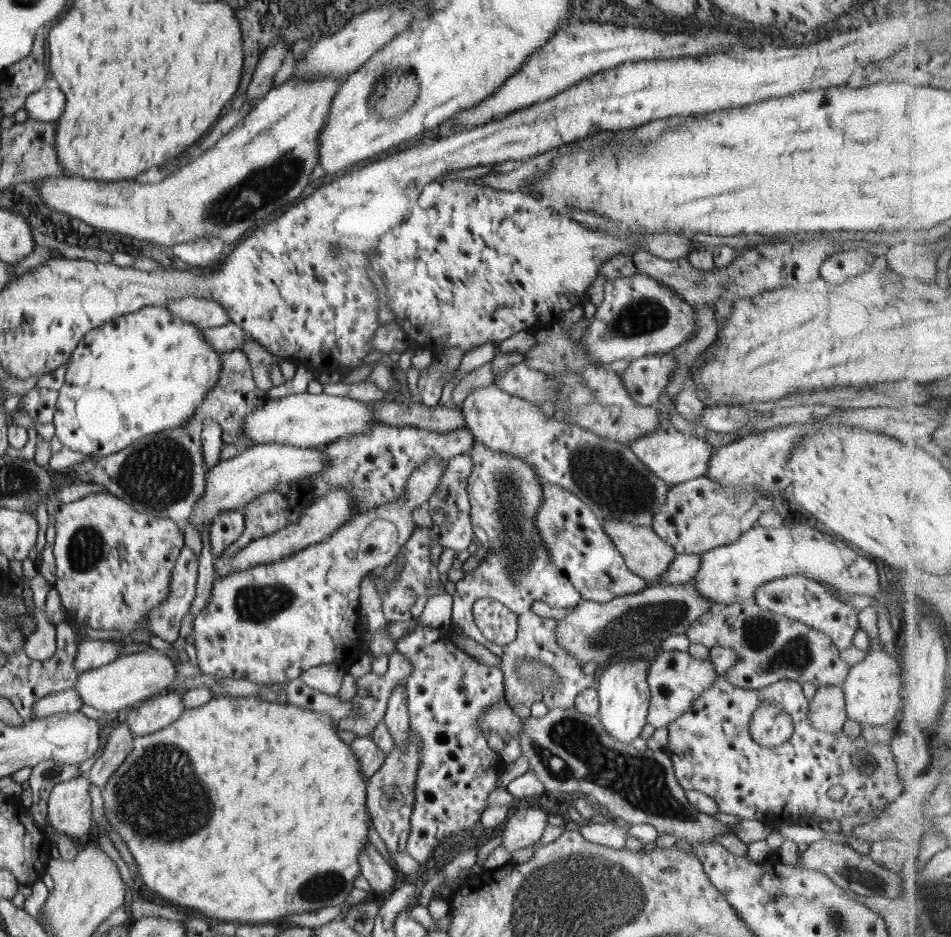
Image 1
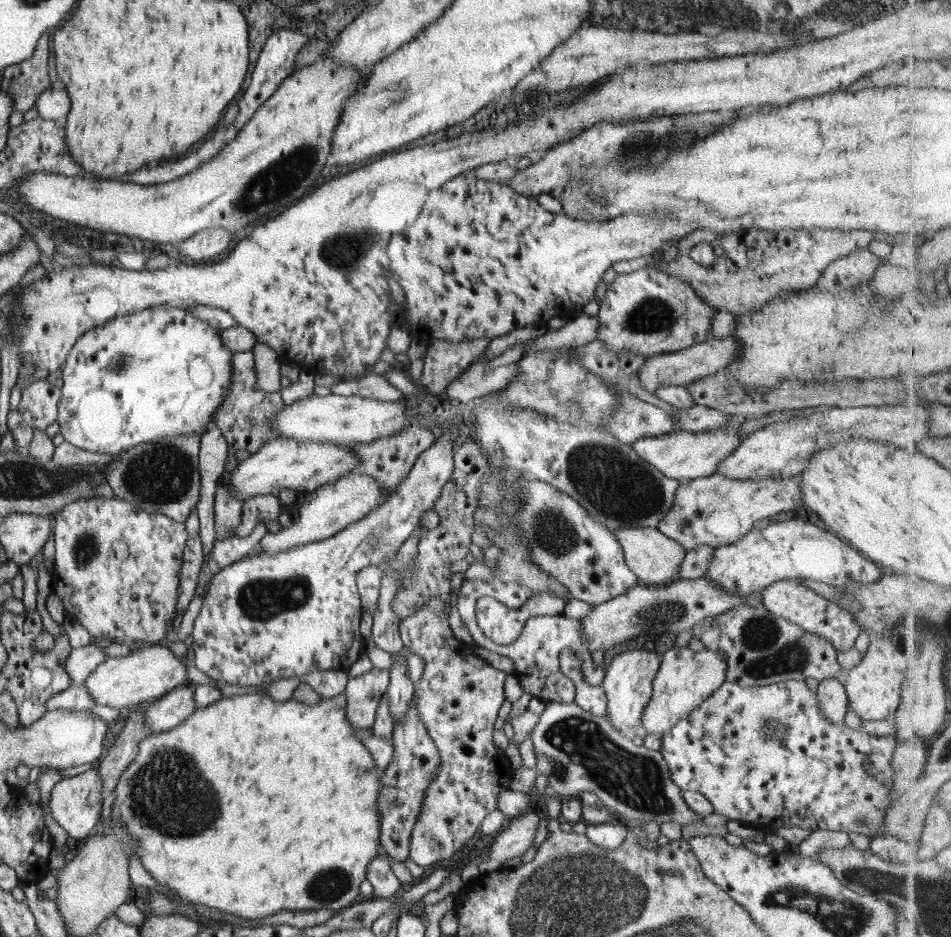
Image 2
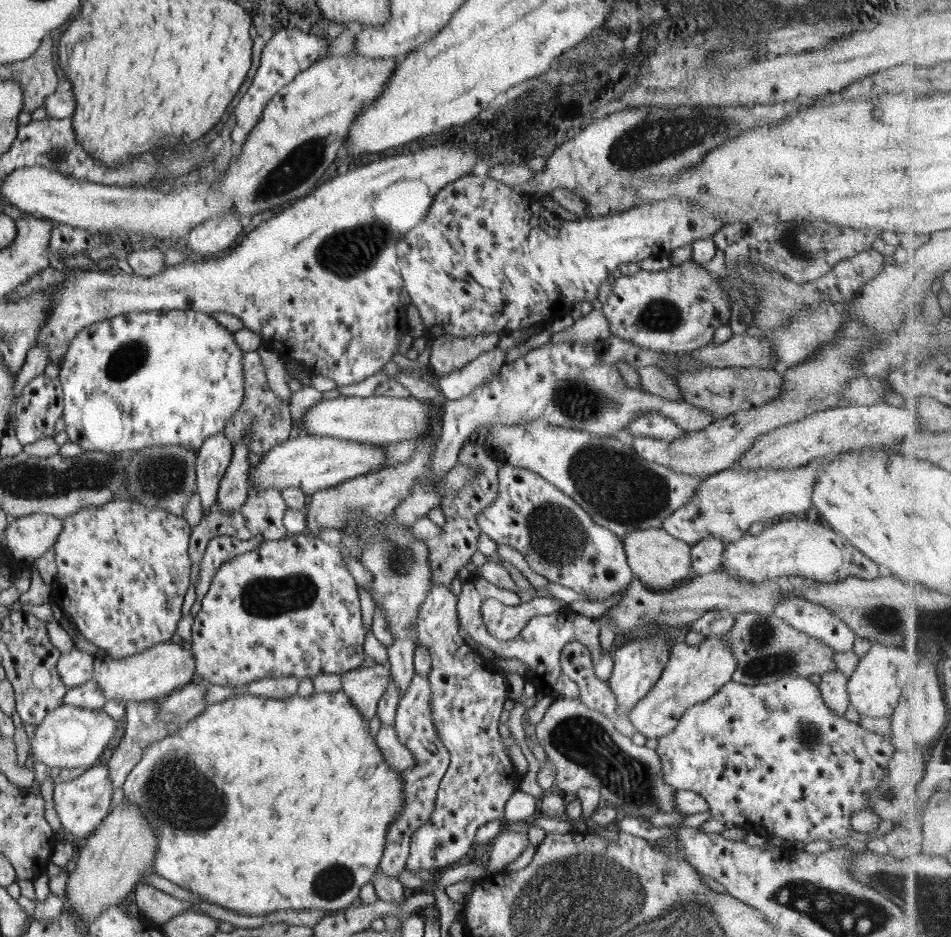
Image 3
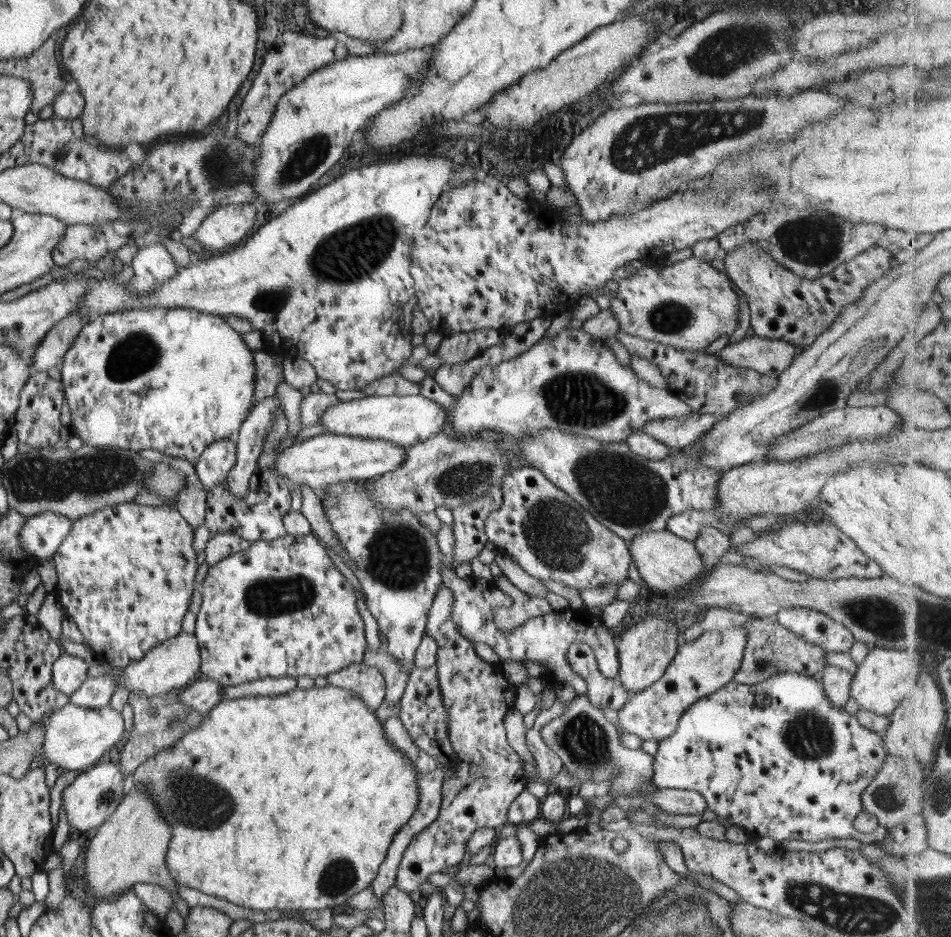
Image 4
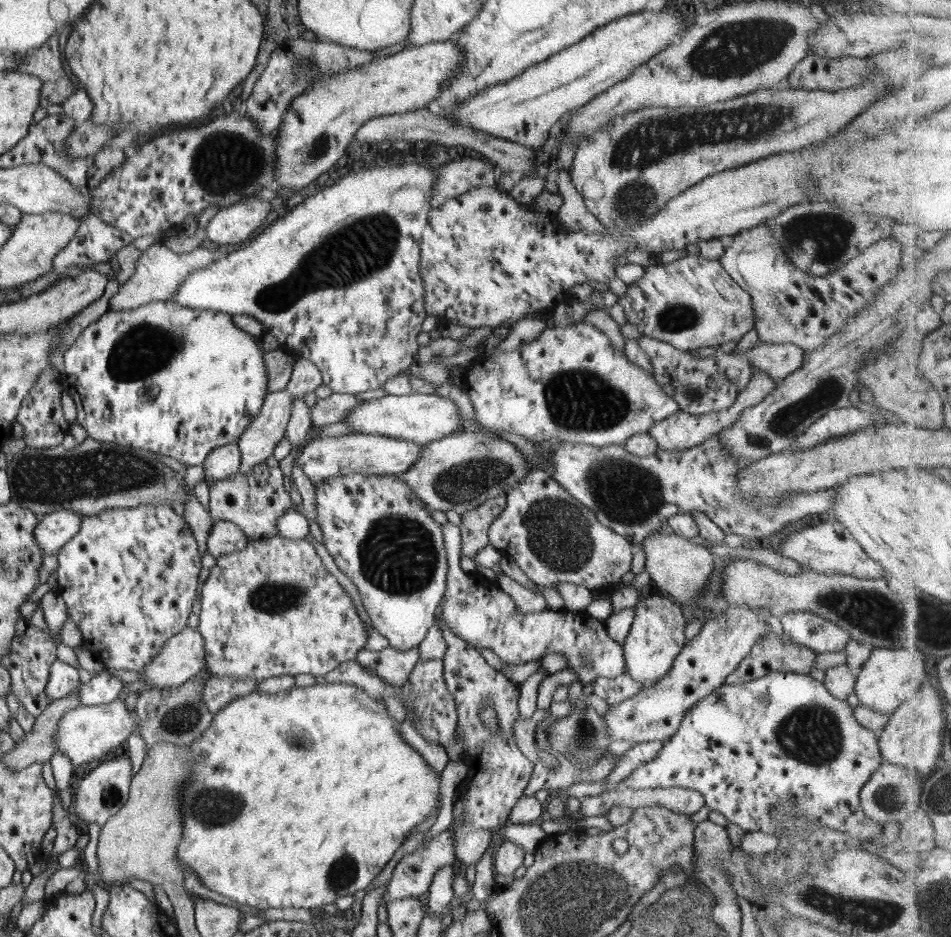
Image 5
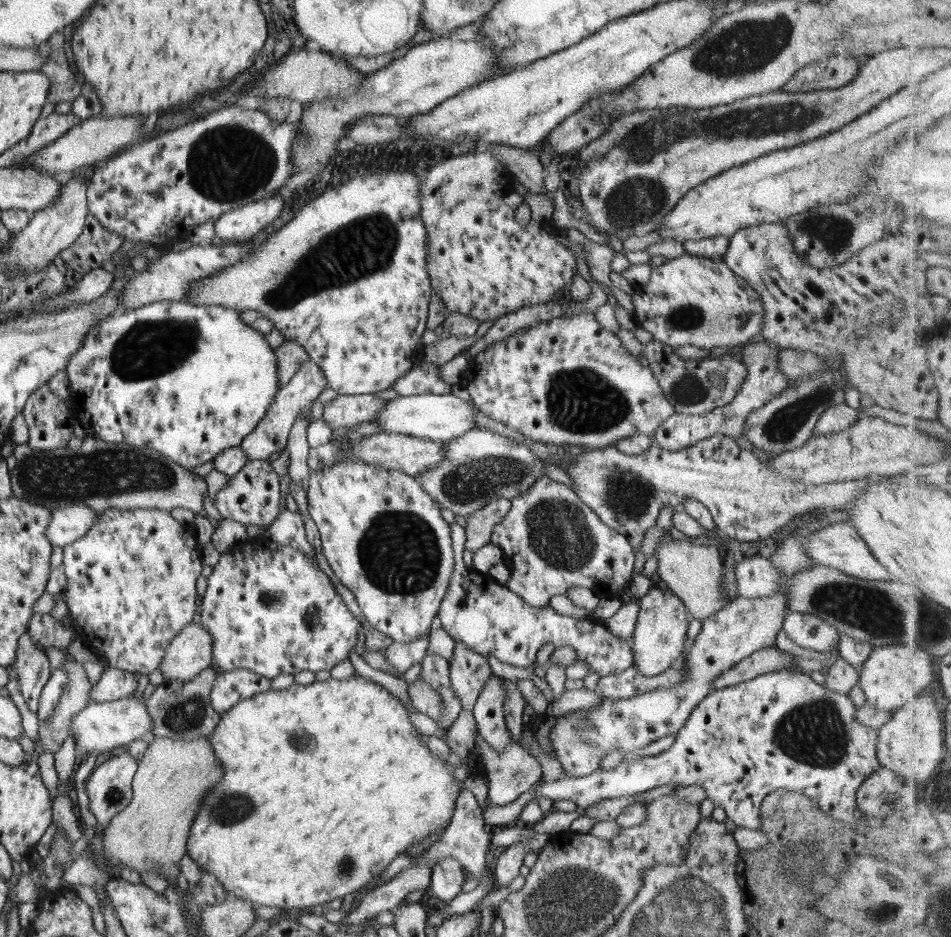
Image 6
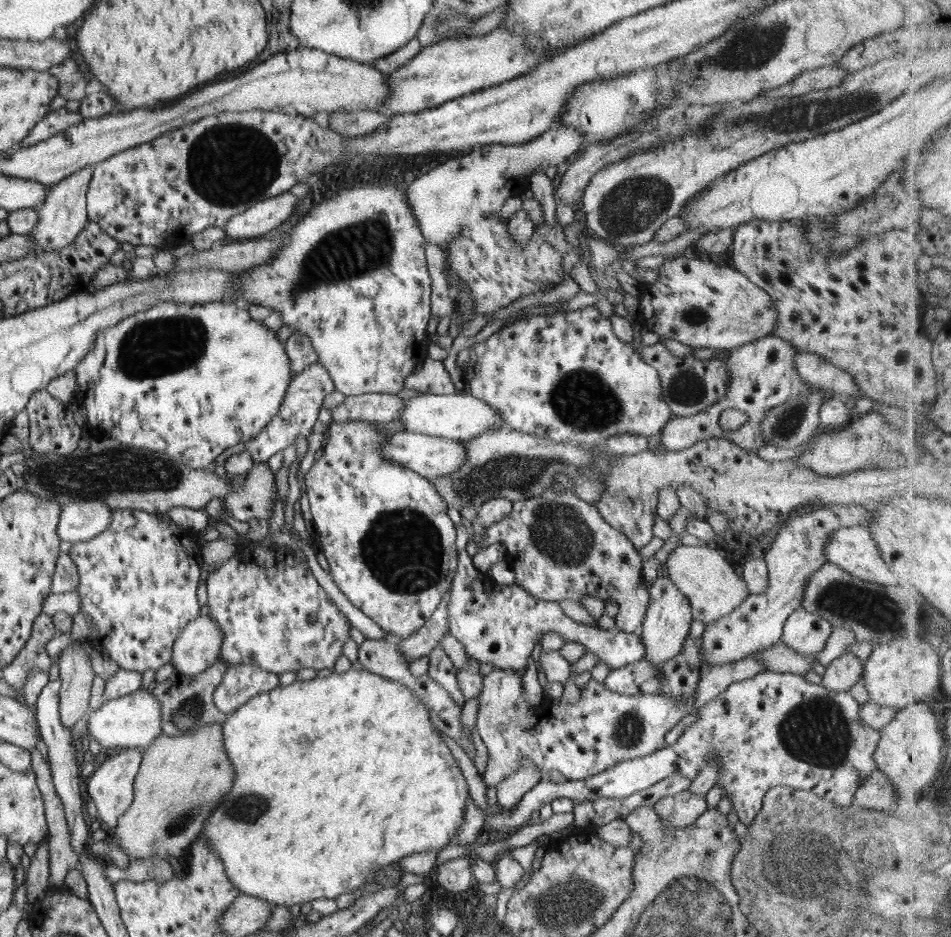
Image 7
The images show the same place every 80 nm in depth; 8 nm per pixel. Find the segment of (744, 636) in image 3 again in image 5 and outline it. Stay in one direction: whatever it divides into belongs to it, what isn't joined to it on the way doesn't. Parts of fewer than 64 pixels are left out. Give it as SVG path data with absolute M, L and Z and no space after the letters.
M768 632L752 647L738 668L726 677L724 684L755 681L780 671L808 674L817 655L808 647L796 645L791 640L781 640Z

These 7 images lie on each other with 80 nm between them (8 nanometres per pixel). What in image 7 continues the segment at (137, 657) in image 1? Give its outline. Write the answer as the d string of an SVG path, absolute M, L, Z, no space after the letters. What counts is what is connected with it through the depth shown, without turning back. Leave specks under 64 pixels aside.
M199 616L186 624L174 642L170 657L176 675L200 674L220 658L224 637L220 629L208 616Z

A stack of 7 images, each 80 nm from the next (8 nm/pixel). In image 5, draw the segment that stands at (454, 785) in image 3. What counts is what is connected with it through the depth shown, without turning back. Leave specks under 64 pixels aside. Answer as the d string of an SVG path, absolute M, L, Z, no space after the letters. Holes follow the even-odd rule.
M442 610L436 612L434 625L440 627L448 646L443 657L443 675L456 704L456 733L465 744L463 760L469 767L464 783L456 789L460 797L464 793L468 794L463 818L474 828L494 831L508 823L511 809L523 796L522 792L534 772L534 763L518 749L514 739L514 723L519 716L519 685L512 683L503 672L490 667L481 656L480 650L456 637L444 623ZM486 701L492 701L492 710L496 710L497 730L487 728L484 719L480 719L480 710L484 708ZM452 822L446 831L442 831L442 833L436 835L436 837L432 837L426 845L415 849L414 852L404 856L404 858L400 860L400 863L395 866L391 881L388 883L384 894L381 896L381 904L386 905L391 899L418 898L421 894L424 894L424 892L429 890L433 876L439 868L442 868L447 864L454 864L456 861L453 845L454 827L455 824Z

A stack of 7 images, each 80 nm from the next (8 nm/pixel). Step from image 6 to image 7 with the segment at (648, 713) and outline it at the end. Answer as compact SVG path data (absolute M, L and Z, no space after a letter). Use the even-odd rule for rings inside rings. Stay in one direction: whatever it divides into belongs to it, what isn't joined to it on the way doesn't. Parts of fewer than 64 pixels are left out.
M830 503L808 514L790 518L780 526L771 548L764 552L770 579L767 590L750 594L732 613L706 625L700 648L702 659L707 663L704 670L752 657L752 654L781 641L785 621L792 612L801 609L808 576L816 573L827 562L825 542L829 536L839 528L866 527L873 518L871 509L871 505ZM496 669L492 671L488 675L483 676L483 686L481 687L481 691L479 694L479 702L478 702L478 711L477 711L477 728L480 733L480 738L482 738L482 742L484 742L484 746L488 749L488 762L485 773L482 775L483 781L488 786L489 789L492 790L494 786L496 786L499 782L502 782L509 774L513 774L519 766L521 766L521 760L523 758L529 758L538 768L541 774L542 779L549 780L550 772L554 772L554 770L558 770L562 776L565 776L568 780L584 780L585 778L590 778L595 774L600 774L609 768L612 768L614 765L622 762L623 760L632 760L634 758L646 756L648 754L652 754L657 750L660 750L666 744L664 743L664 738L666 738L666 734L672 730L672 728L676 727L676 725L688 714L691 712L692 708L696 706L695 696L697 695L697 691L693 692L693 696L689 696L689 698L673 698L673 696L669 696L669 694L642 694L642 695L621 695L617 692L612 692L604 682L597 682L593 679L590 679L588 683L586 683L582 688L580 688L580 699L576 704L568 704L568 702L556 700L552 697L549 697L544 691L545 700L542 706L536 708L532 708L532 706L528 706L528 702L524 698L524 687L522 684L523 673L515 673L514 671L503 671L502 669Z

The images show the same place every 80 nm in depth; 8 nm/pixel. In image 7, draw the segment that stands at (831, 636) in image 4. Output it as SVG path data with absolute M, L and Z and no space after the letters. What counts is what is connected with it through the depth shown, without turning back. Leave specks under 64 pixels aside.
M801 608L792 612L785 621L781 642L812 660L826 647L832 632L833 626L828 620Z

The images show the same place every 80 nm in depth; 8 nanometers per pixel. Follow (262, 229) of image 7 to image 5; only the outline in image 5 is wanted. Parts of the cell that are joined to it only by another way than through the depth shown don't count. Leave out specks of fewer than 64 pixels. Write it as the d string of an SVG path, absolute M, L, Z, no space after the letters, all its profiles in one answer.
M258 199L220 208L206 226L206 239L219 246L242 243L264 224L270 210L272 204Z

